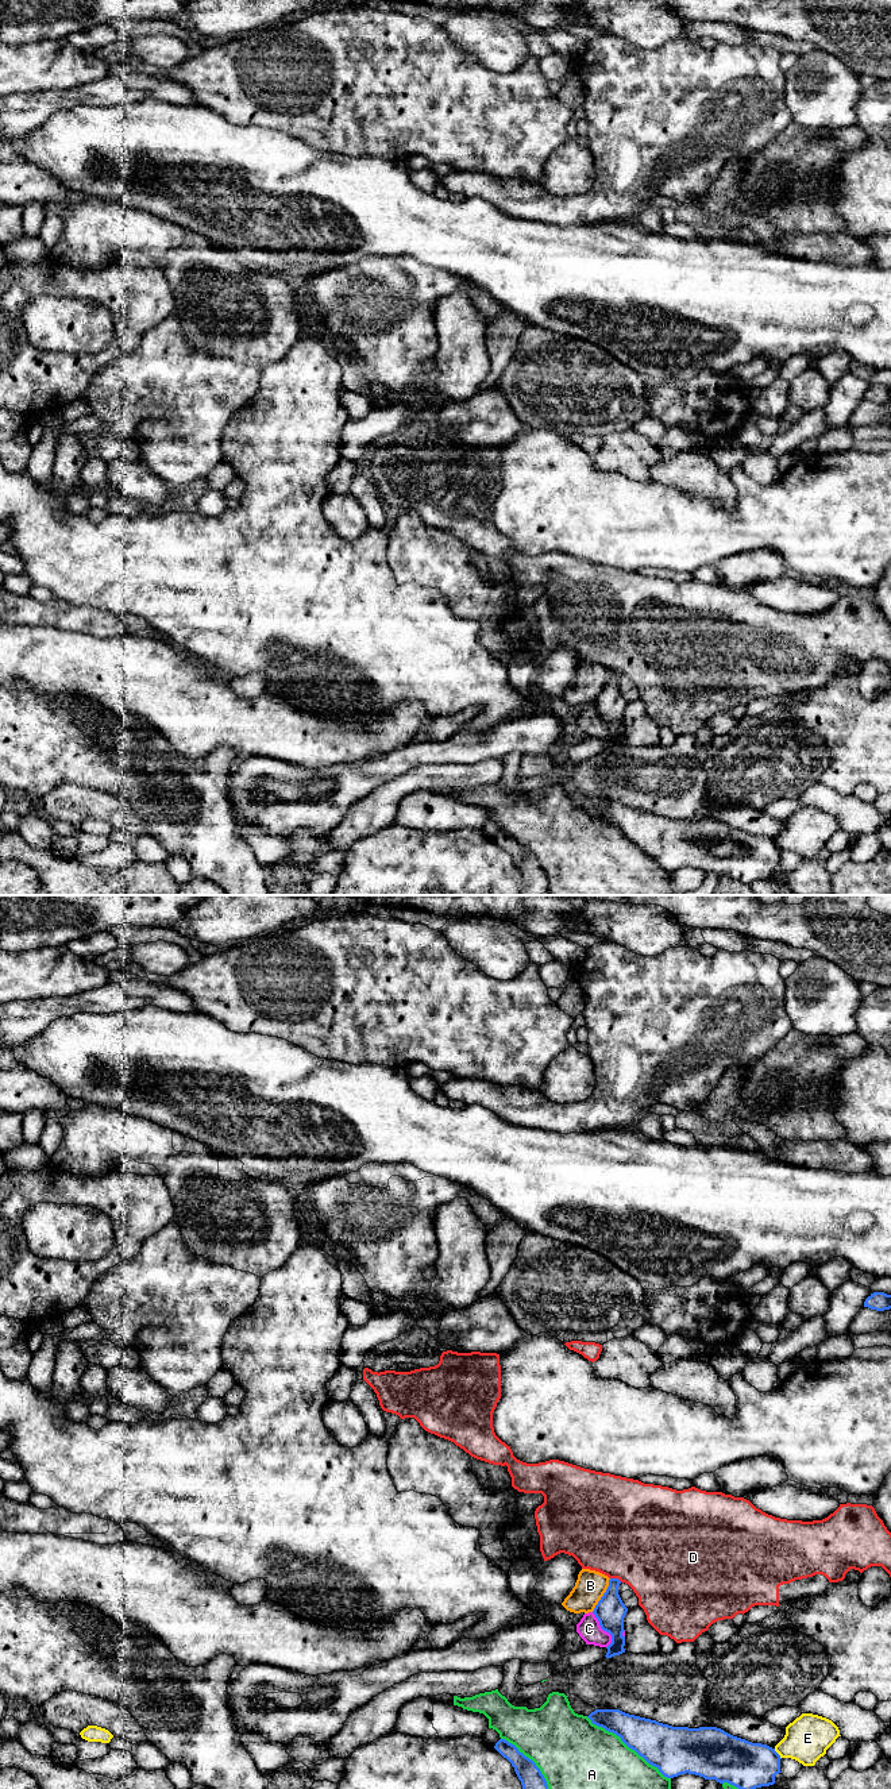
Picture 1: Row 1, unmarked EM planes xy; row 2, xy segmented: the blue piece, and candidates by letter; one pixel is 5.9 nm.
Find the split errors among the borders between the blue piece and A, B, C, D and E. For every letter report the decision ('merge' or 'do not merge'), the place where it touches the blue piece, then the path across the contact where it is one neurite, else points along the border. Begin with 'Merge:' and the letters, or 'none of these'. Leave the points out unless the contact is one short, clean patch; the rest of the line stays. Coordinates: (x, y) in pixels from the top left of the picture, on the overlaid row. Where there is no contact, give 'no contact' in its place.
Merge: none of these
A: do not merge | xy (628, 1746)
B: do not merge | xy (604, 1595)
C: do not merge | xy (605, 1630) | along xy (591, 1612), (598, 1624), (610, 1635), (610, 1643), (606, 1647)
D: do not merge | xy (616, 1579)
E: do not merge | xy (778, 1754) | along xy (774, 1749), (780, 1758)

